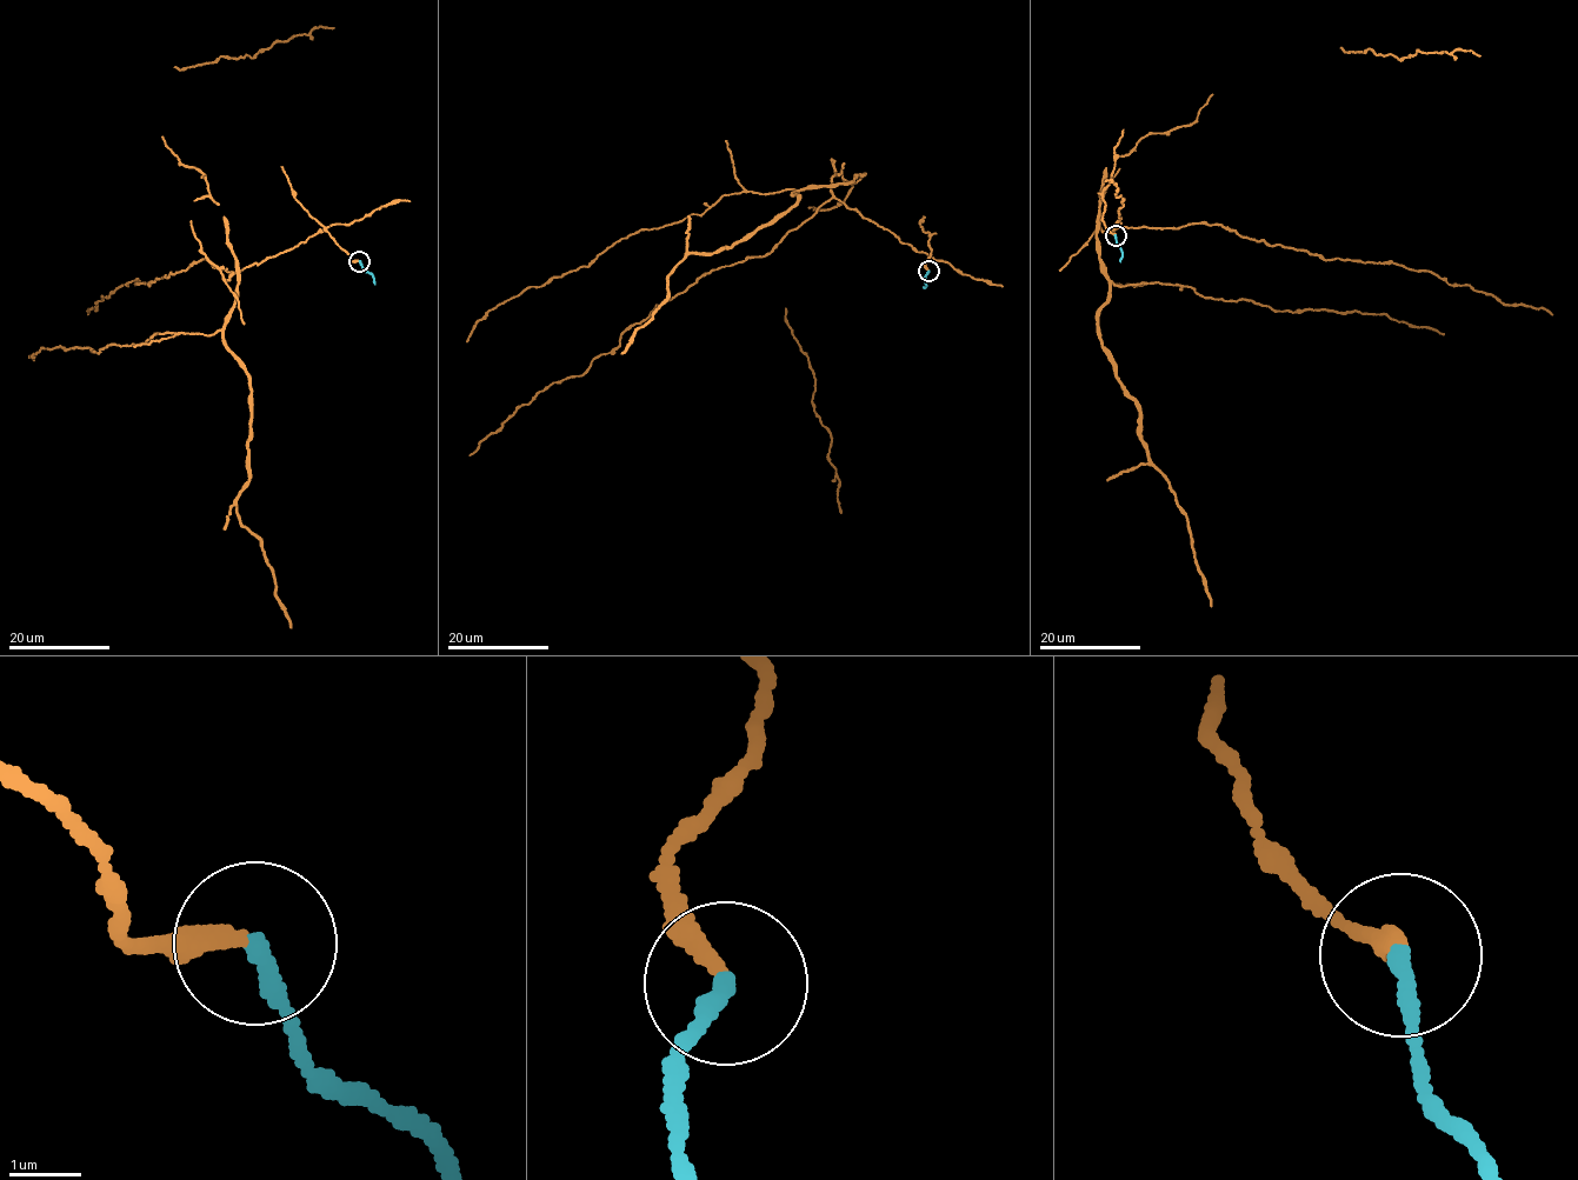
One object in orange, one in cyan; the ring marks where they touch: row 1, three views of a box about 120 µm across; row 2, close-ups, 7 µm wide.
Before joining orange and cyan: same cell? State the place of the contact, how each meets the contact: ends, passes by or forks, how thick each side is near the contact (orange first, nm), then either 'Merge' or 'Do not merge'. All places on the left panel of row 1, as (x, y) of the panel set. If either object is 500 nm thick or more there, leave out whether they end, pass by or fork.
Place: (359, 261). At the ring orange ends. At the ring cyan ends. Thickness 280 nm (orange) against 240 nm. Merge

